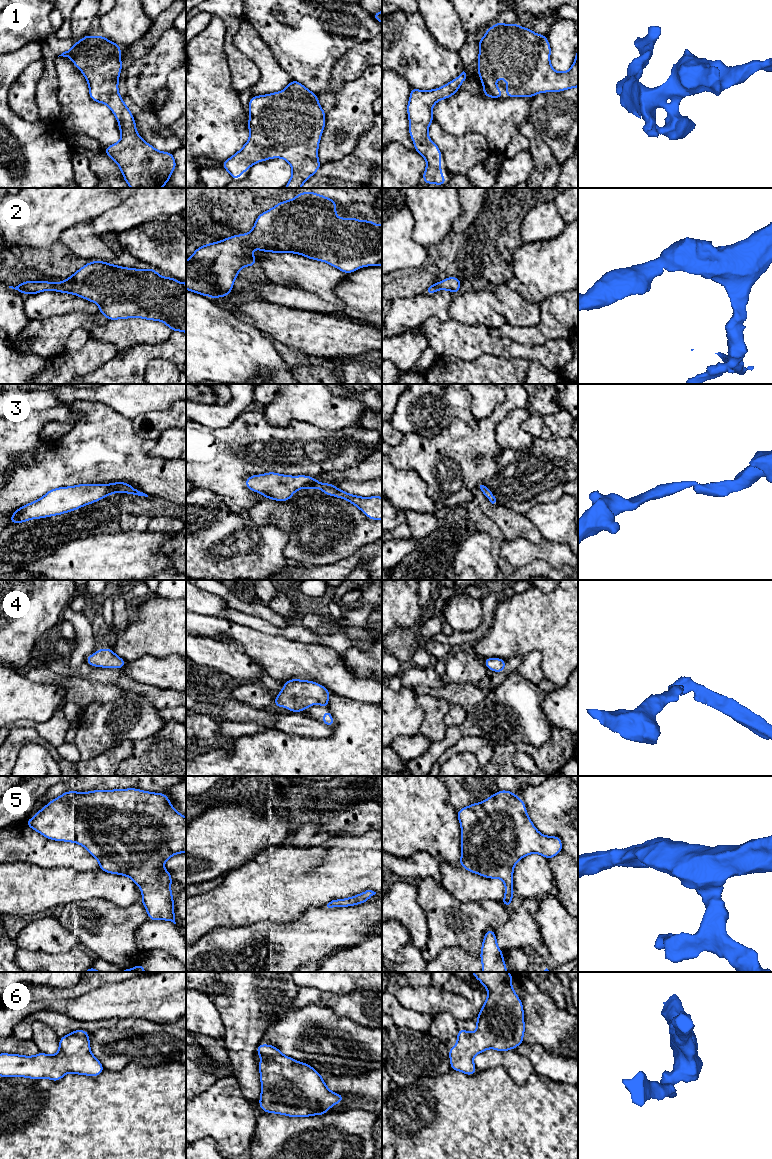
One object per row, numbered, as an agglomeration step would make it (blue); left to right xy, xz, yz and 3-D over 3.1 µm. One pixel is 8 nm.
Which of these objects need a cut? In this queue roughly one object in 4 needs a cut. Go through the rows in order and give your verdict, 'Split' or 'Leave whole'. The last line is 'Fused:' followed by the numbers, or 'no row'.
1: Leave whole
2: Leave whole
3: Leave whole
4: Leave whole
5: Leave whole
6: Leave whole
Fused: no row

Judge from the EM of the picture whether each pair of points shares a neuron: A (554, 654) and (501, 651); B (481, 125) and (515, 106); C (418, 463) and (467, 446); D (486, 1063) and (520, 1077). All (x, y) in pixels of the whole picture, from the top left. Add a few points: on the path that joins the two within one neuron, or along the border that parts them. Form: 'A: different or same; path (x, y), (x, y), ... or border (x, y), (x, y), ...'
A: same; path (541, 642), (514, 642)
B: same; path (489, 118), (501, 118), (507, 114)
C: same; path (430, 453), (436, 447), (455, 447)
D: same; path (494, 1062), (505, 1062), (512, 1069)

